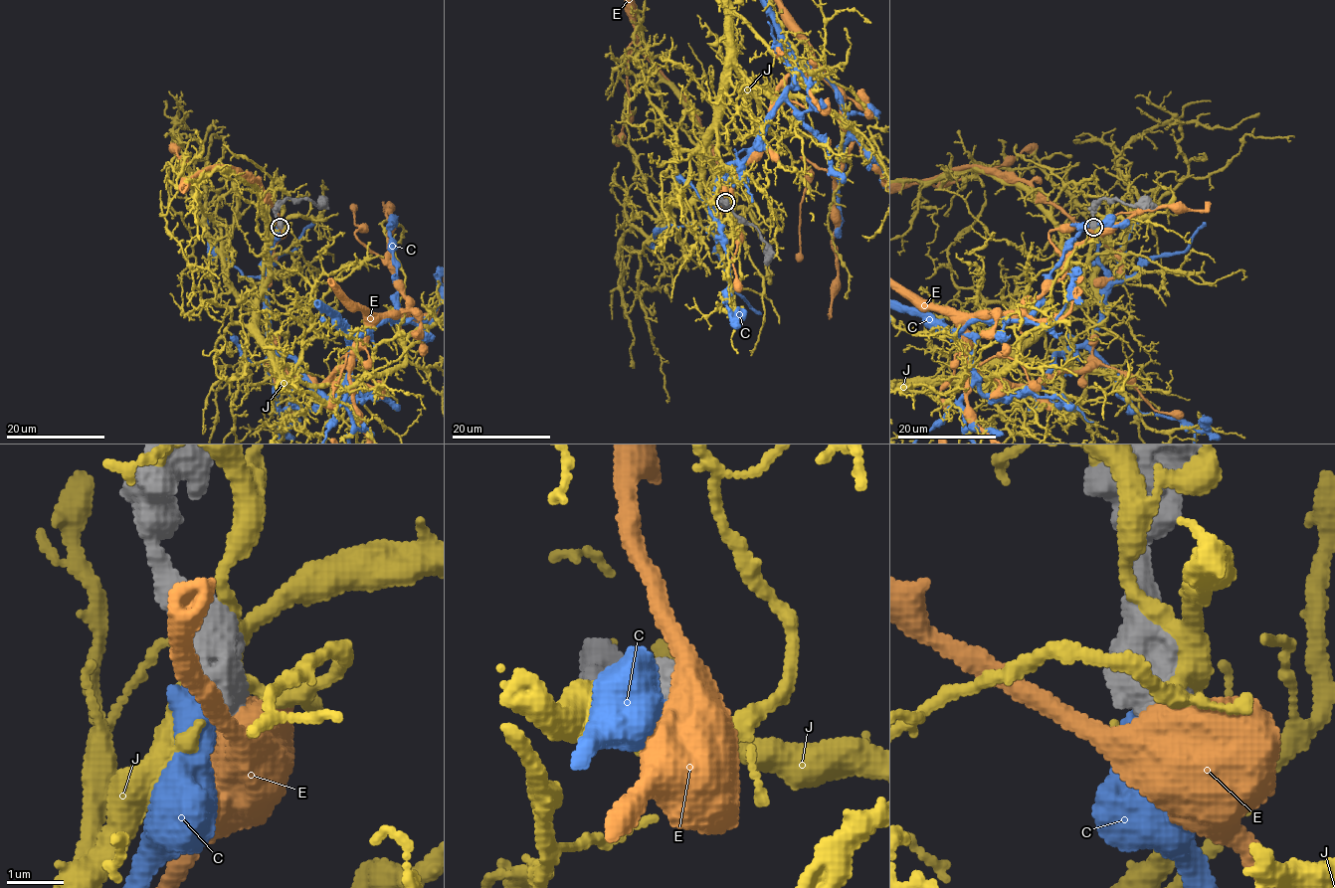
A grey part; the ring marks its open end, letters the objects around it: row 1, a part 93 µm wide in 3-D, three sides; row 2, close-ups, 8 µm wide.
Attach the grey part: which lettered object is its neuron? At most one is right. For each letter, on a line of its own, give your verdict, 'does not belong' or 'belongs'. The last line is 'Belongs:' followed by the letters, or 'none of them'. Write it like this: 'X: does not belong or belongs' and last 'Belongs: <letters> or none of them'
C: belongs
E: does not belong
J: does not belong
Belongs: C

